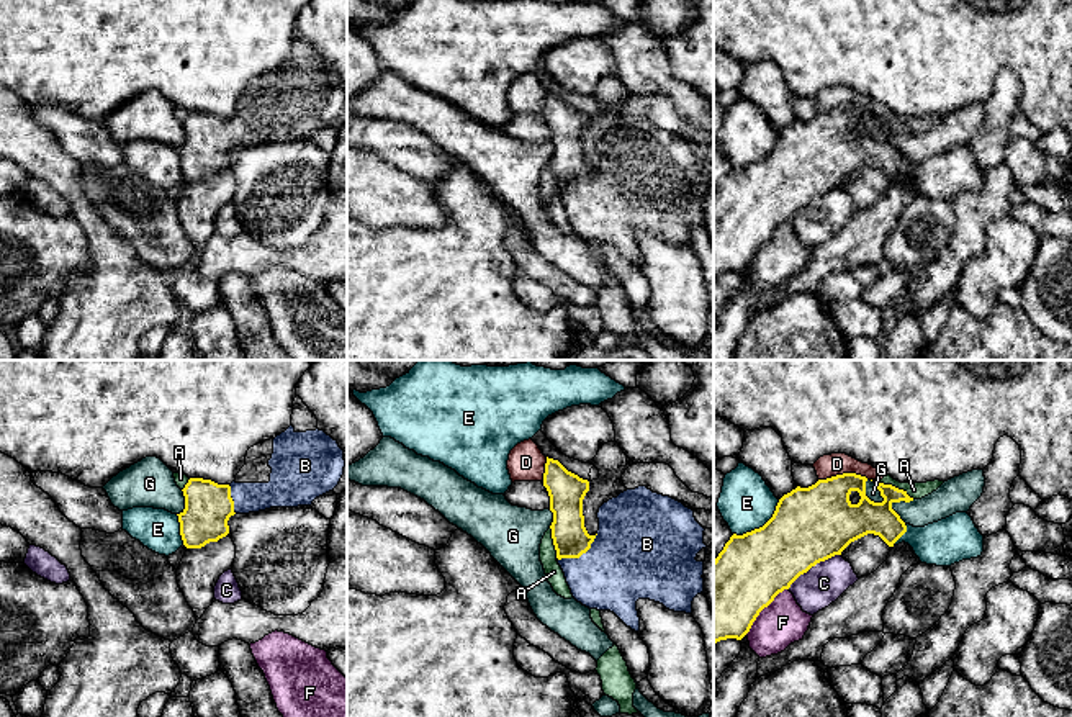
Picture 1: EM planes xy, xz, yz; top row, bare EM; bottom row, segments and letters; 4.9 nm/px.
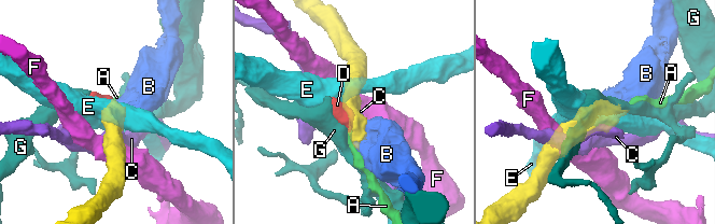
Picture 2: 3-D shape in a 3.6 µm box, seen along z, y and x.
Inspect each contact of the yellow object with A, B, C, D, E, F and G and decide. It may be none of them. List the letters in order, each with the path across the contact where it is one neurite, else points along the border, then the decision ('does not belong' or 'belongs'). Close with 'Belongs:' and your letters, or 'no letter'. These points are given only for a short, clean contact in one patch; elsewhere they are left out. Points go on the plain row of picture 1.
A: border along yz (871, 113), (891, 117), (914, 131); does not belong
B: belongs
C: does not belong
D: border along yz (868, 112), (858, 107), (837, 107), (819, 113); does not belong
E: does not belong
F: does not belong
G: border along yz (866, 113), (866, 128), (881, 136); does not belong
Belongs: B

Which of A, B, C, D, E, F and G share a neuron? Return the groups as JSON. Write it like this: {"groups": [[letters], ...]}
{"groups": [["A", "D"], ["B"], ["C"], ["E"], ["F"], ["G"]]}

